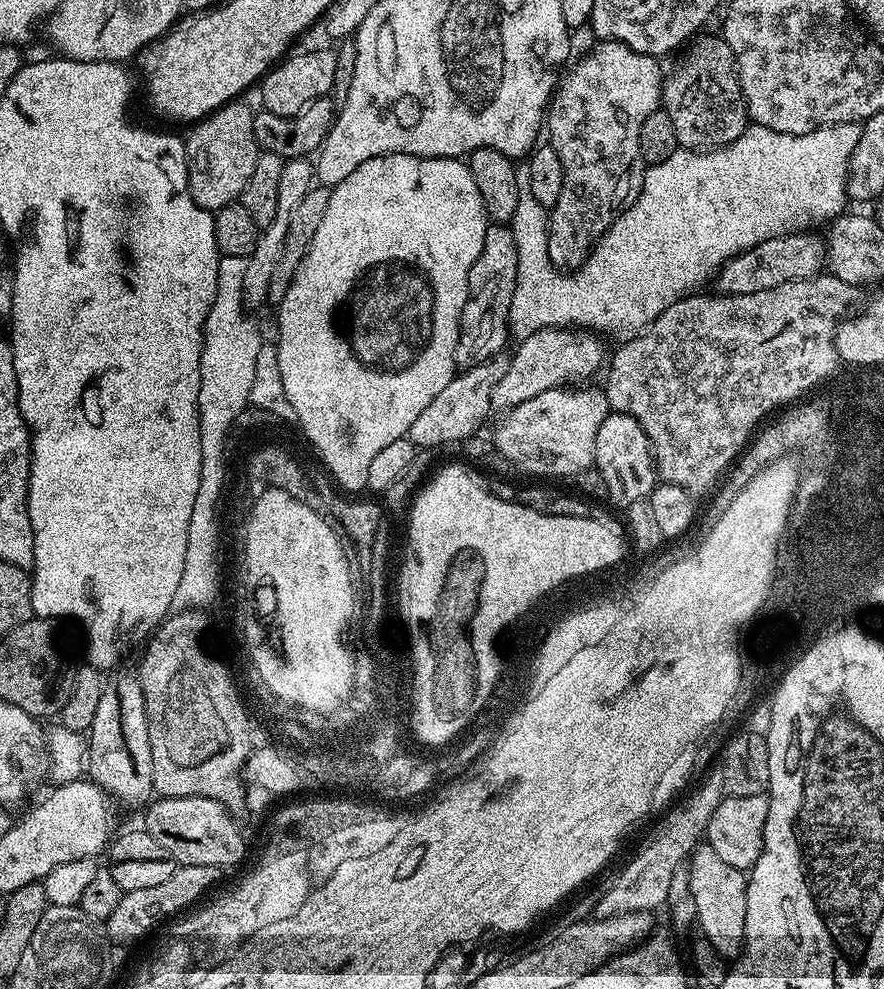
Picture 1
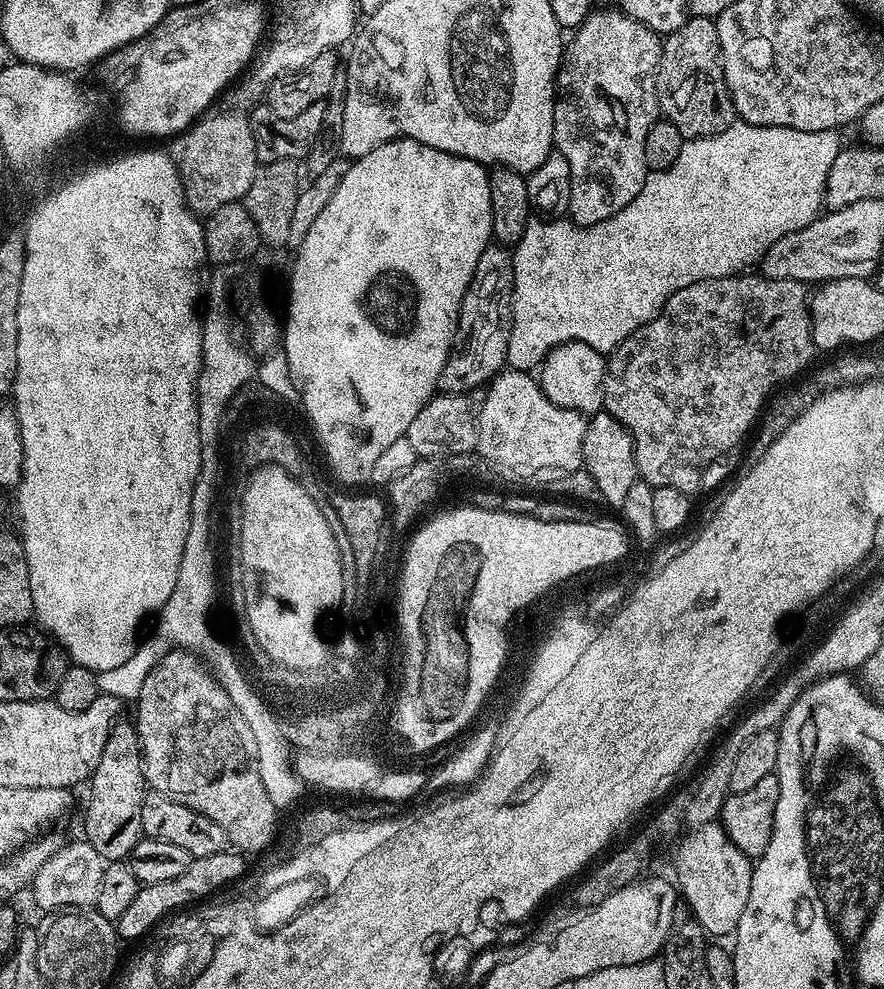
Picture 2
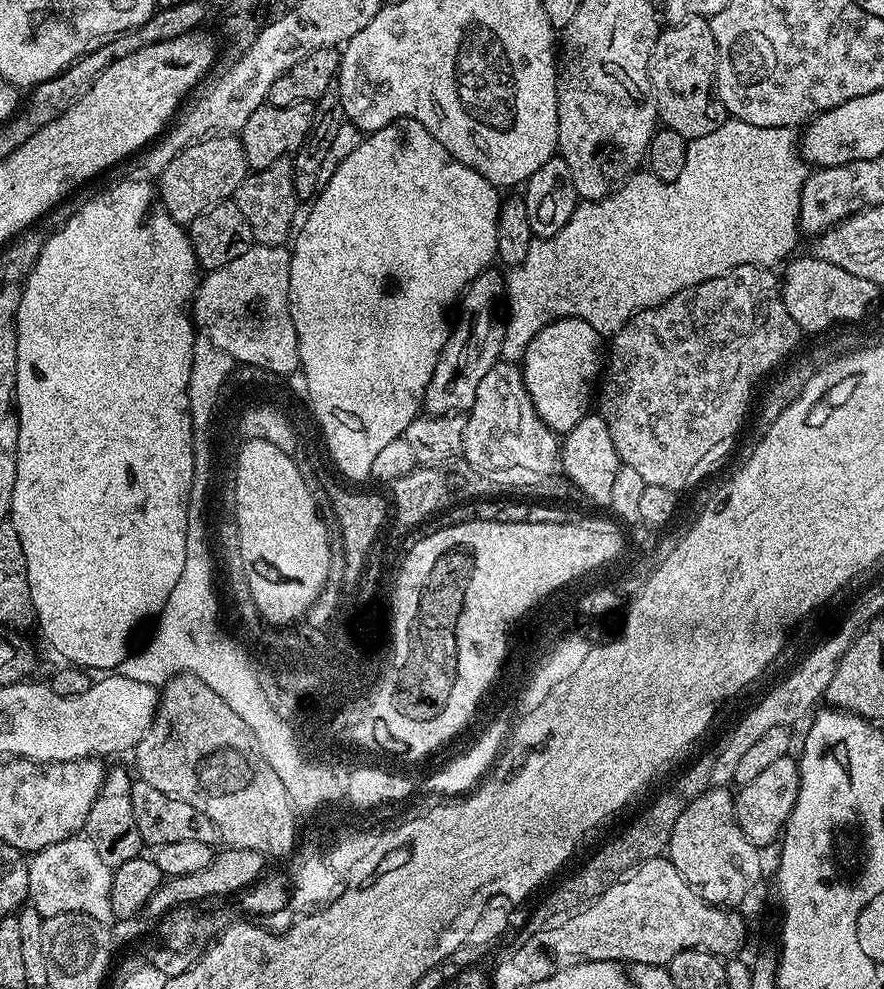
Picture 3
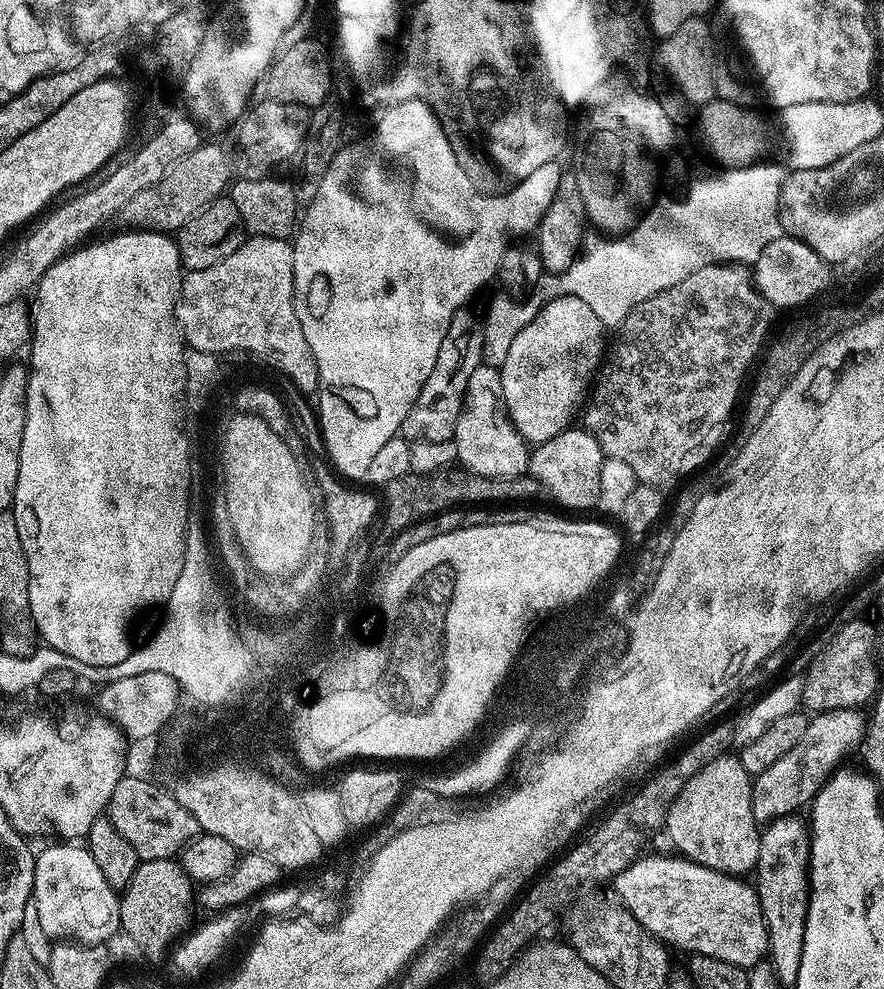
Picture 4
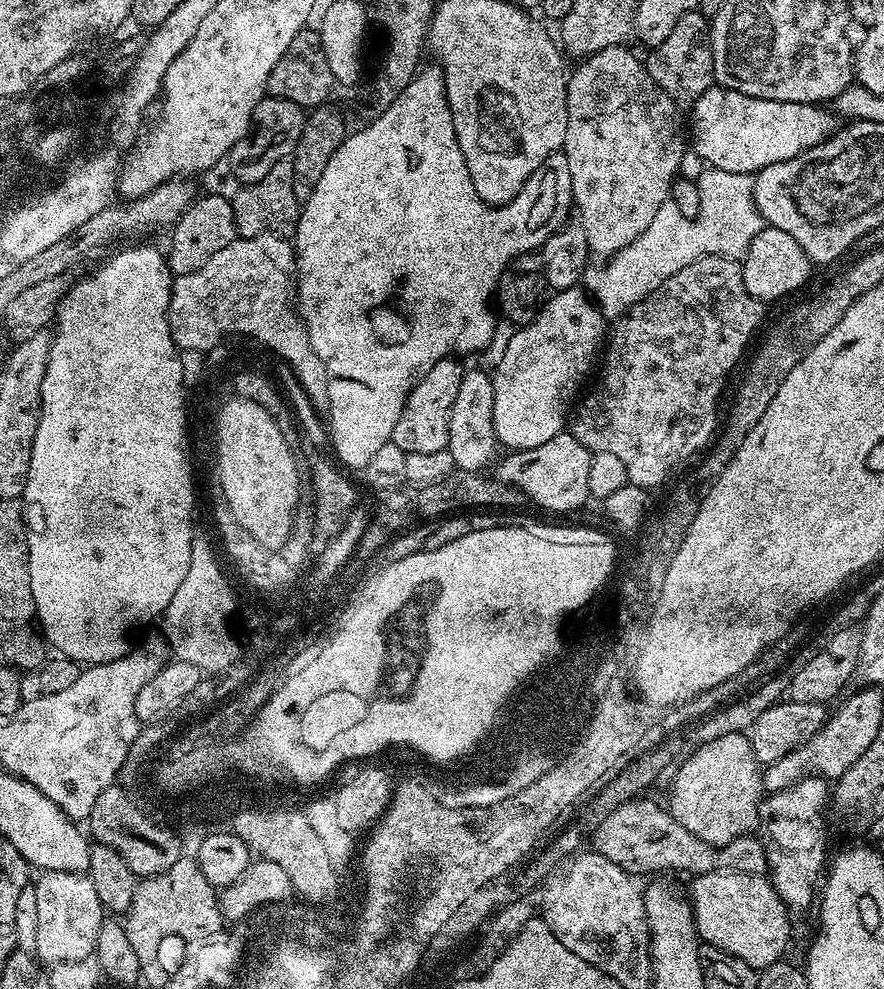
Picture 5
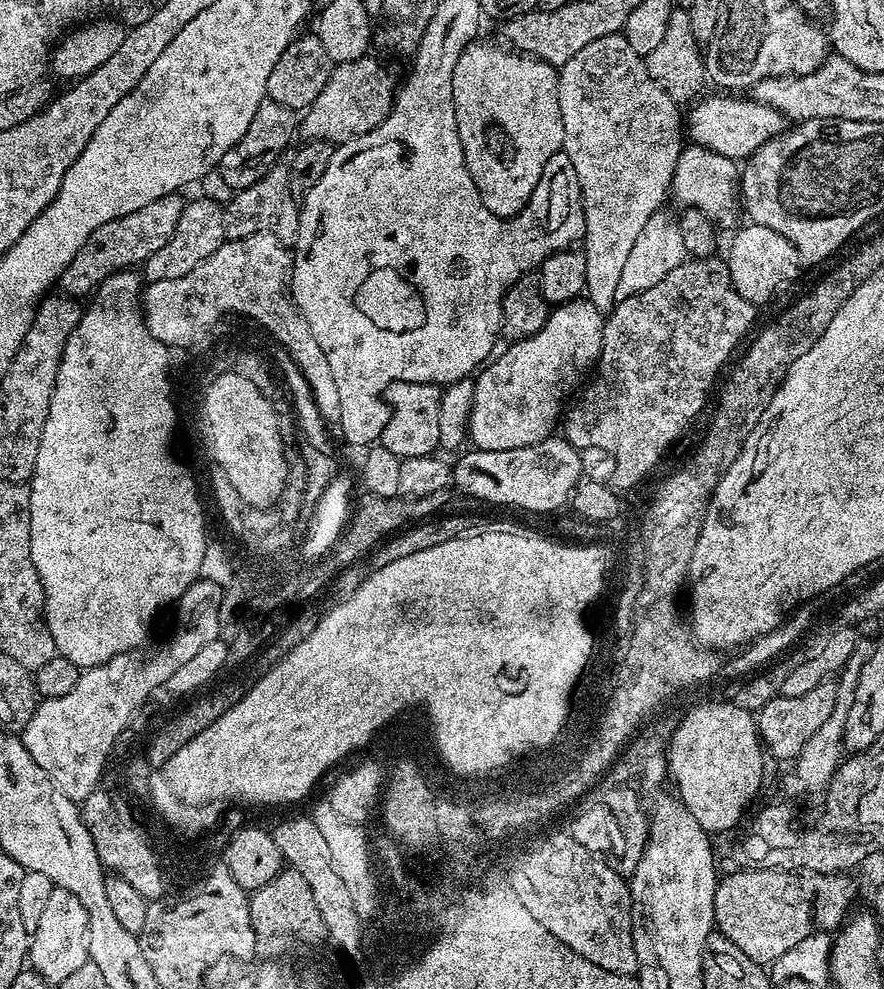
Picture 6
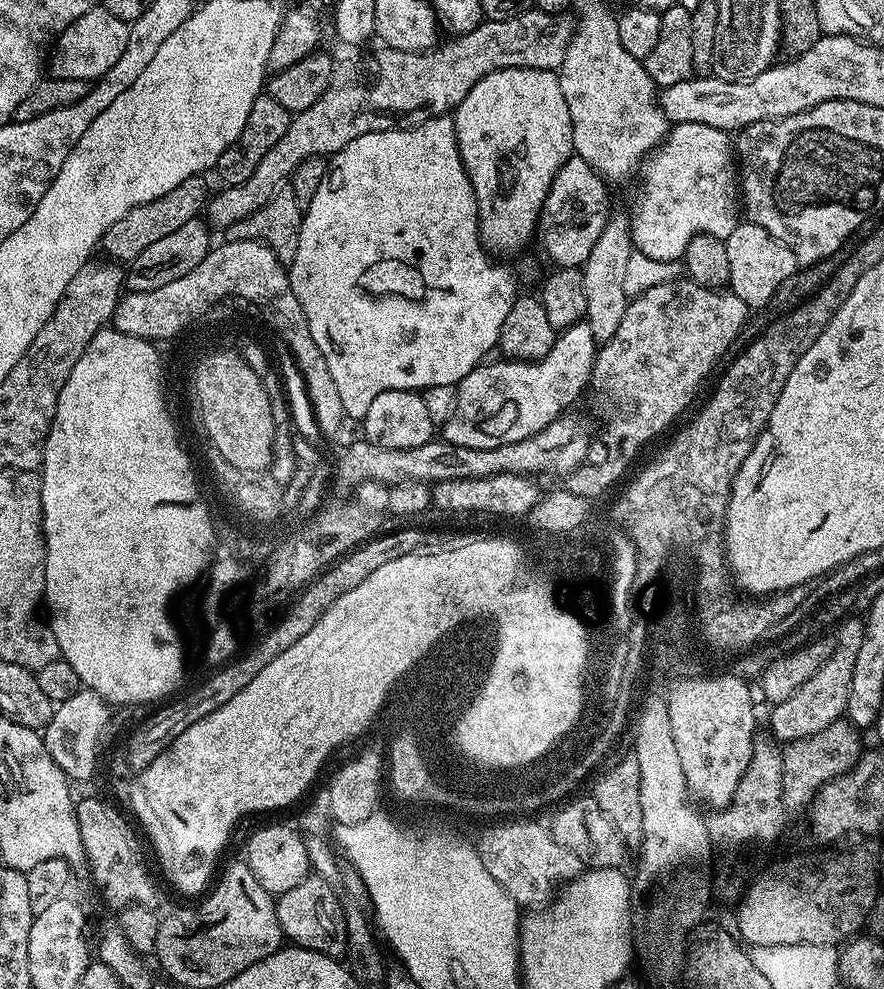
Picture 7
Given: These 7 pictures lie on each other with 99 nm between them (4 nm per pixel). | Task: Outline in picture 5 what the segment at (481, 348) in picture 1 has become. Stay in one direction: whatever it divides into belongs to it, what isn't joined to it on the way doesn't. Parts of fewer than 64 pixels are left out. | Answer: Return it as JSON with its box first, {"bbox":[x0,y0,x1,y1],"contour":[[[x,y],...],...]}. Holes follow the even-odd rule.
{"bbox":[391,358,466,454],"contour":[[[456,358],[439,360],[433,368],[421,376],[402,406],[402,410],[392,421],[391,444],[410,454],[434,454],[434,450],[448,447],[450,438],[450,410],[454,406],[454,397],[466,371]]]}

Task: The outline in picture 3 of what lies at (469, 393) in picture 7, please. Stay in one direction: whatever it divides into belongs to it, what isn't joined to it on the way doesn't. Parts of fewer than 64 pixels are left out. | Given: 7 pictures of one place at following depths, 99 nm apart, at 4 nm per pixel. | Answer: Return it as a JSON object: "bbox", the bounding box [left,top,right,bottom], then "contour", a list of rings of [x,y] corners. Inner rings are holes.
{"bbox":[522,316,602,434],"contour":[[[568,316],[550,321],[526,346],[522,361],[524,388],[538,418],[550,431],[557,434],[569,432],[586,415],[584,404],[591,400],[593,403],[598,369],[602,364],[600,343],[602,337],[590,322]]]}

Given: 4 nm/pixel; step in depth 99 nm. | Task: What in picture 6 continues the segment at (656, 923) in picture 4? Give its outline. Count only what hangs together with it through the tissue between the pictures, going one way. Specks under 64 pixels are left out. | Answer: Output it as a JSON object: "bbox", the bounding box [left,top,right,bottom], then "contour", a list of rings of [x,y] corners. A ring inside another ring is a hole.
{"bbox":[714,867,851,966],"contour":[[[753,867],[744,871],[748,872],[732,872],[717,883],[714,914],[719,935],[730,938],[730,942],[755,964],[768,966],[782,958],[790,946],[811,934],[814,926],[824,930],[839,929],[849,911],[851,894],[832,892],[847,886],[847,875],[780,872],[777,868]]]}

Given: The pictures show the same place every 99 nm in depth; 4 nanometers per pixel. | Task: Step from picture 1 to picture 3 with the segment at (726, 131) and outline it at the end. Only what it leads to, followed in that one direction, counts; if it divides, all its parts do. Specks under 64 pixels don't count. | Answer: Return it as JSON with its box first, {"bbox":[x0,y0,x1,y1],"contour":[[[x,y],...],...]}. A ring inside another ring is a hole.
{"bbox":[648,17,726,140],"contour":[[[705,17],[686,18],[686,22],[665,27],[654,42],[654,50],[650,54],[648,81],[652,84],[652,94],[656,101],[656,114],[659,123],[670,130],[678,130],[685,140],[706,138],[706,134],[714,134],[718,126],[726,119],[724,103],[716,98],[716,43],[714,30]]]}

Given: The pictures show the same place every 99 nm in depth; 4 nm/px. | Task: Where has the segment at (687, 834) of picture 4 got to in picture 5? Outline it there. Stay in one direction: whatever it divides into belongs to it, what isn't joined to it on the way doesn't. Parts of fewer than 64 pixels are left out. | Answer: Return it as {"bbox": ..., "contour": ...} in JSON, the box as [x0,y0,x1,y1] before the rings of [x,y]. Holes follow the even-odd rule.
{"bbox":[666,732,762,846],"contour":[[[728,732],[725,736],[714,738],[692,752],[675,769],[676,781],[672,784],[672,797],[666,801],[666,807],[690,834],[702,838],[702,842],[719,846],[726,842],[734,842],[734,838],[747,836],[752,827],[760,824],[760,801],[762,799],[762,768],[756,763],[752,752],[752,741],[747,735],[739,732]]]}

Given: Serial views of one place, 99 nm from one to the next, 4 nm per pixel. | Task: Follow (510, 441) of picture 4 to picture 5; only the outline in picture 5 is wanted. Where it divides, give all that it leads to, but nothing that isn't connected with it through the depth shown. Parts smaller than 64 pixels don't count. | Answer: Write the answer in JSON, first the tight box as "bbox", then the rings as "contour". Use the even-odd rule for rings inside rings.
{"bbox":[447,366,498,472],"contour":[[[479,366],[469,367],[462,378],[462,386],[458,386],[458,394],[454,397],[454,406],[450,410],[450,438],[448,439],[447,450],[454,454],[454,462],[457,469],[465,472],[479,472],[487,469],[497,459],[498,441],[496,431],[492,425],[492,407],[494,406],[494,386],[492,377],[485,369]]]}

